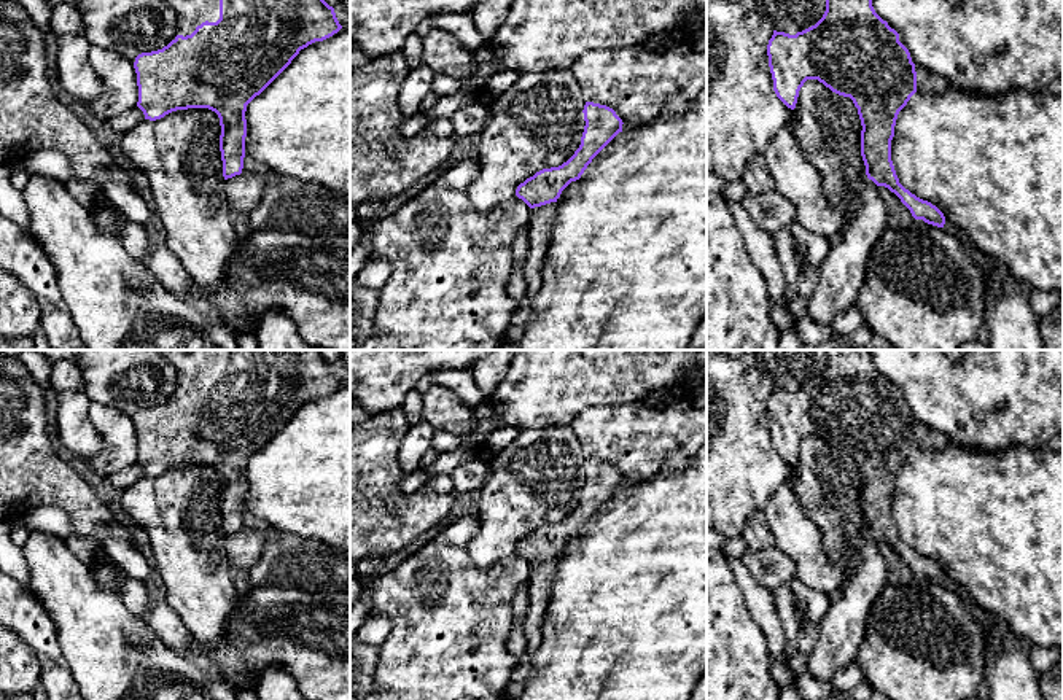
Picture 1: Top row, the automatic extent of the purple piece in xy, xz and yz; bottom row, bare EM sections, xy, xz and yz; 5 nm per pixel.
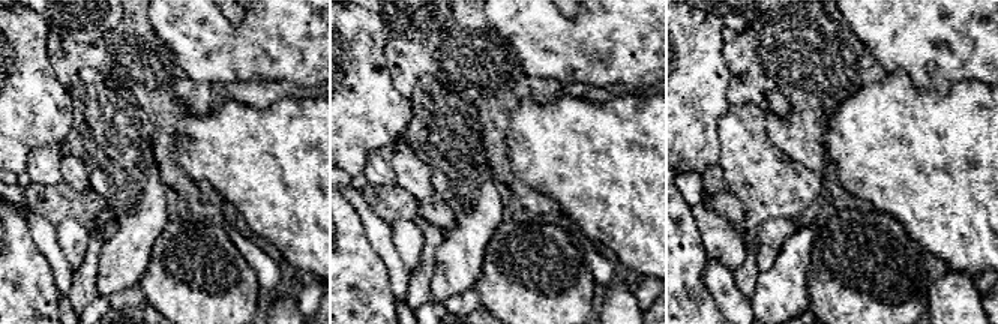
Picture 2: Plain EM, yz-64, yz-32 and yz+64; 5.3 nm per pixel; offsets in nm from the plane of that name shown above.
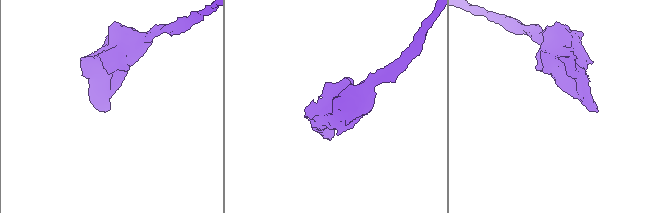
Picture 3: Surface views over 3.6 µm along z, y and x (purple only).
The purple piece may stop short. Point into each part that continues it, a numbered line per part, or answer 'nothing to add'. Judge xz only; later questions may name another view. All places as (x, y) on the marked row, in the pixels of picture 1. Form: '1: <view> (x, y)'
1: xz (541, 218)

